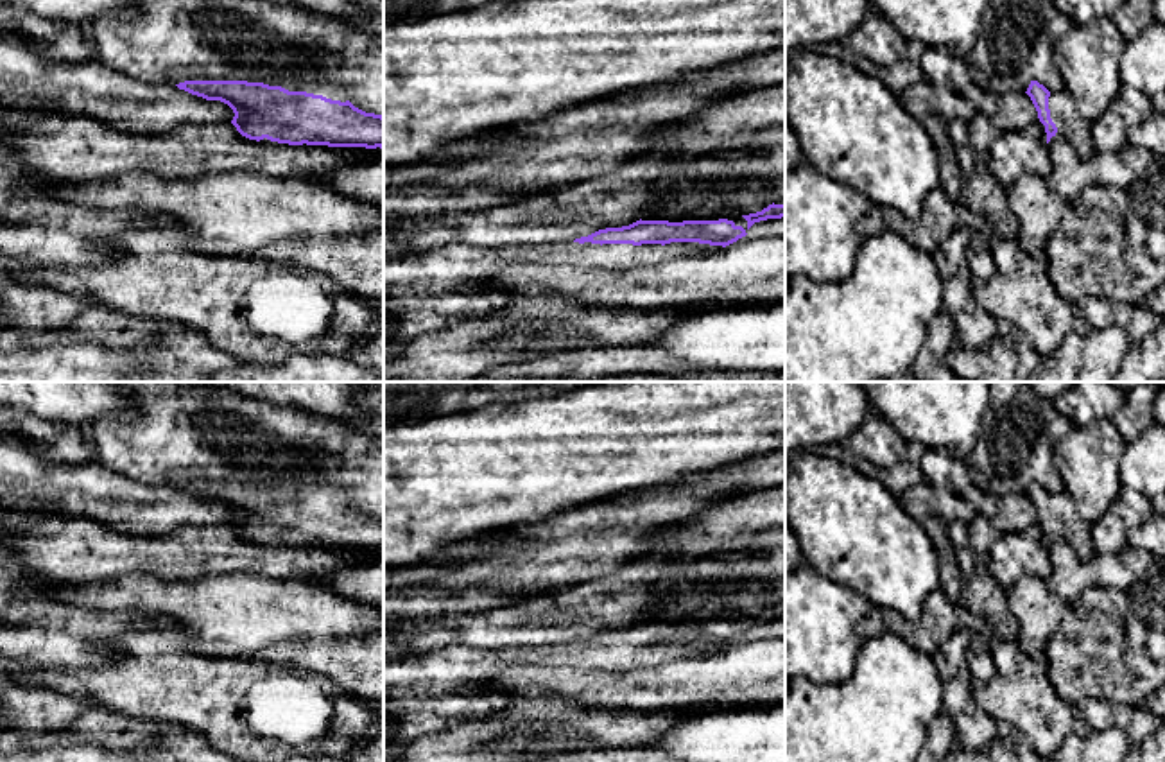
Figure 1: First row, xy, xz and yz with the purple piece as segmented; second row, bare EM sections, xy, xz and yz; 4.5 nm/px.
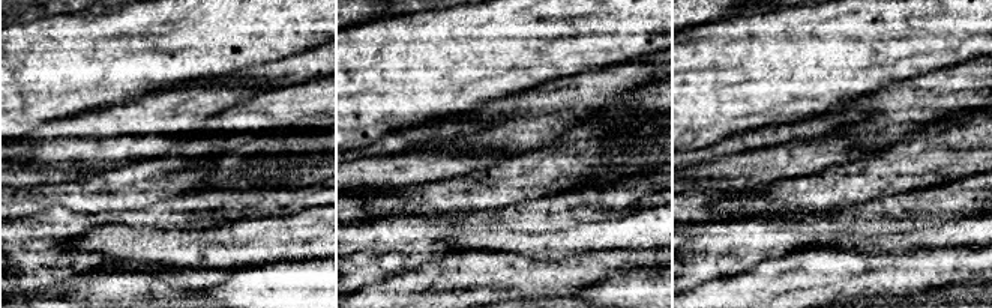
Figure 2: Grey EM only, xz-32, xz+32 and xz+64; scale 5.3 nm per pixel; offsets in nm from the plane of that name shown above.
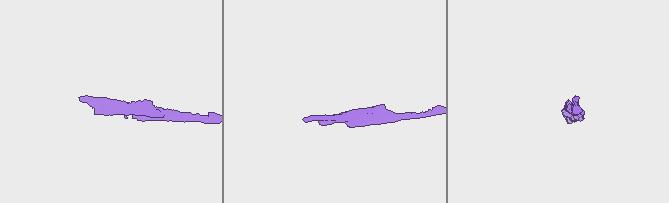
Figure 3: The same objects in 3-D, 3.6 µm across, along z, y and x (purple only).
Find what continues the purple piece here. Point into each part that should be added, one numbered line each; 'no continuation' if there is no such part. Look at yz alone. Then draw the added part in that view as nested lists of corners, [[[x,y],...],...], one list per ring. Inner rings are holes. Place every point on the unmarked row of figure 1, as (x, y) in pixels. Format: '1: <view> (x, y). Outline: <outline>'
1: yz (1070, 528). Outline: [[[1063,489],[1048,498],[1050,520],[1057,529],[1057,538],[1065,540],[1081,559],[1095,554],[1092,543],[1092,524],[1086,524],[1077,513],[1068,493]]]

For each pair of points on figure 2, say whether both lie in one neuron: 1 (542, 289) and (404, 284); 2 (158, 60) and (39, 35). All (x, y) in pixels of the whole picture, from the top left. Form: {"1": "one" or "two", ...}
{"1": "one", "2": "one"}

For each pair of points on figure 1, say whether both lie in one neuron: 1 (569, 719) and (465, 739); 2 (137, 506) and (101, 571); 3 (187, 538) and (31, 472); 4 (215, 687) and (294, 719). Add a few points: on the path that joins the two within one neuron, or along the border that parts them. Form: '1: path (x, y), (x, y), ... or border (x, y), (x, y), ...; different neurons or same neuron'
1: path (543, 716), (513, 716), (490, 727); same neuron
2: border (81, 520), (97, 520), (128, 533), (163, 535); different neurons
3: border (217, 524), (185, 524), (174, 531); different neurons
4: path (235, 700), (248, 700), (262, 714), (275, 714); same neuron

